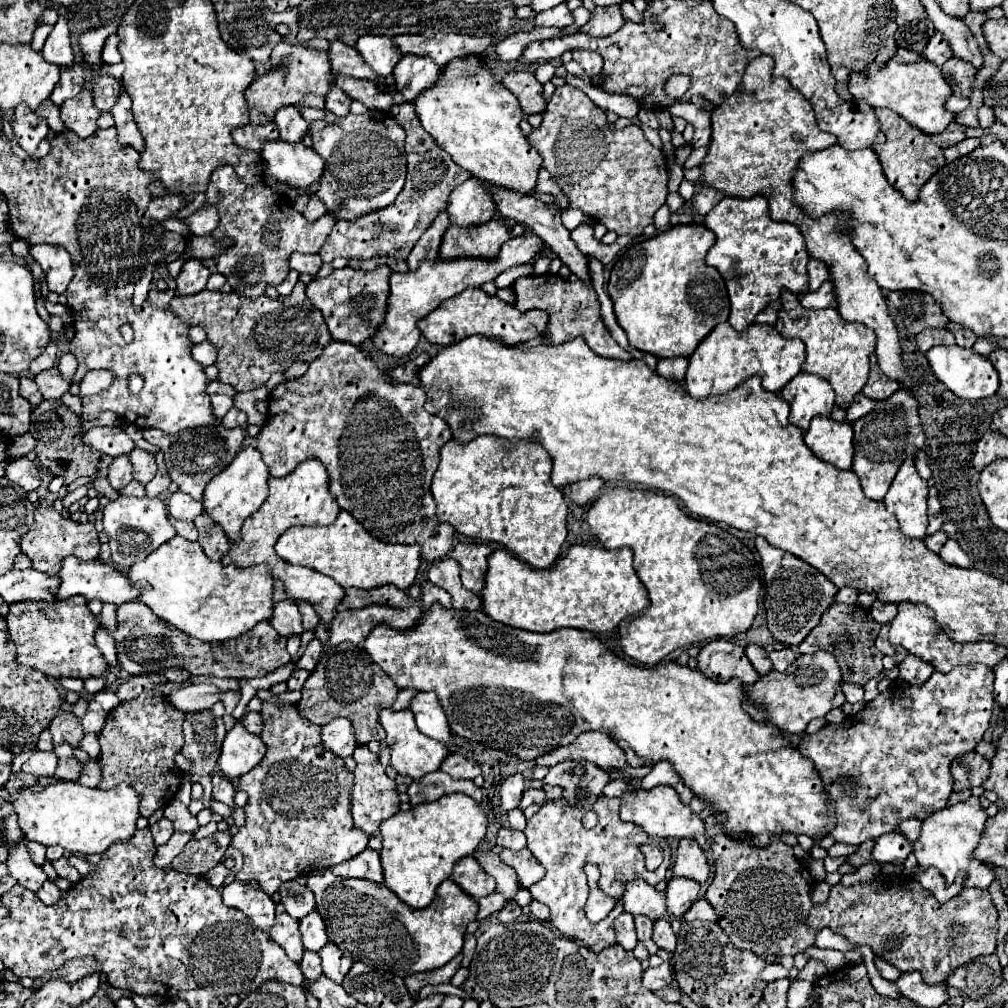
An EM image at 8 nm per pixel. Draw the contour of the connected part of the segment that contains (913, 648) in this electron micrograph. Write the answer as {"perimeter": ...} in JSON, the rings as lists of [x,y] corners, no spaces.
{"perimeter":[[[901,602],[897,618],[889,626],[891,626],[889,642],[893,646],[903,646],[911,654],[923,658],[925,662],[931,662],[937,672],[951,672],[955,666],[961,664],[985,664],[987,668],[995,668],[1007,656],[1007,648],[993,642],[967,642],[967,644],[953,642],[937,624],[933,610],[925,604]]]}

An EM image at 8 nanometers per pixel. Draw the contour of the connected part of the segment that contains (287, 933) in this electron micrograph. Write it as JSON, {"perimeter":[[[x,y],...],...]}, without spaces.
{"perimeter":[[[277,910],[275,924],[273,924],[269,936],[285,948],[287,956],[289,956],[293,962],[297,962],[297,964],[301,962],[301,956],[303,956],[303,944],[301,944],[299,924],[297,924],[285,910]]]}

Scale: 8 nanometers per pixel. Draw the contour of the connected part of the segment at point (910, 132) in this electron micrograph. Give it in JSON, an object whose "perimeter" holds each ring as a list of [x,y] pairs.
{"perimeter":[[[875,108],[875,114],[879,116],[887,142],[875,144],[873,150],[879,156],[883,172],[887,176],[887,180],[891,182],[891,186],[895,186],[899,192],[903,192],[907,200],[915,202],[919,198],[919,192],[925,186],[925,182],[935,174],[935,170],[943,168],[943,164],[945,164],[943,150],[965,140],[965,126],[951,122],[951,126],[947,126],[941,134],[929,136],[929,134],[923,134],[921,130],[913,128],[911,124],[907,124],[899,114],[895,114],[889,108]]]}

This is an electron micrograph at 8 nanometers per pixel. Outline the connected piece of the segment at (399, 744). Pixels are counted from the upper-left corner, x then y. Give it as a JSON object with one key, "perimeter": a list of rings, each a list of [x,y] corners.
{"perimeter":[[[383,708],[379,712],[379,722],[381,726],[385,728],[387,732],[387,746],[389,746],[389,752],[391,752],[391,766],[397,770],[397,774],[401,776],[411,776],[413,780],[419,780],[423,774],[429,774],[429,772],[435,772],[439,770],[443,758],[449,754],[449,750],[441,744],[441,742],[435,742],[433,738],[427,738],[425,734],[421,734],[415,726],[415,716],[411,710],[401,710],[401,712],[395,712],[391,708]]]}

